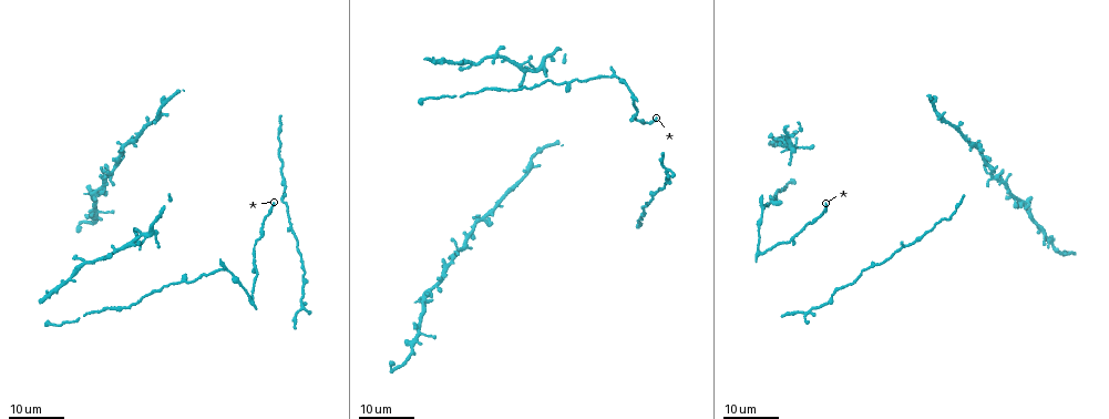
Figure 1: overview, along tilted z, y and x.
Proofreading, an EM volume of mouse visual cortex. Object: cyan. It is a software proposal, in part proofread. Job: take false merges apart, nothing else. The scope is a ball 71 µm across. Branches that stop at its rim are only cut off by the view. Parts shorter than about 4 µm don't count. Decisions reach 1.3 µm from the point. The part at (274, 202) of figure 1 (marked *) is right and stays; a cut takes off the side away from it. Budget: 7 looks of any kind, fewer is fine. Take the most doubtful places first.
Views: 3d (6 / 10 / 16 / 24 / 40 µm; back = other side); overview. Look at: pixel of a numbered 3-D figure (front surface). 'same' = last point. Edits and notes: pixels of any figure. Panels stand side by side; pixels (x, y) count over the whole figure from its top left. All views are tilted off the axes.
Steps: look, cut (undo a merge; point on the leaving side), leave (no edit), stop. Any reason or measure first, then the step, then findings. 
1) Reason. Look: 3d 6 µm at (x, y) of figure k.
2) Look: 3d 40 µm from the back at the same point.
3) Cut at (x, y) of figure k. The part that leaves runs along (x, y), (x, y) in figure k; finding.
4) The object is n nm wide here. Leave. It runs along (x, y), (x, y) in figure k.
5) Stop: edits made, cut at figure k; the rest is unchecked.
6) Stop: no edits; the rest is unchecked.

Four or more arms meet. Look: 3d 16 µm at (138, 238) of figure 1.

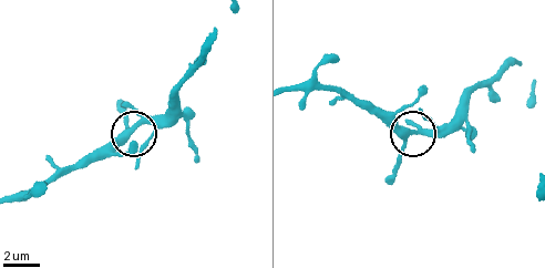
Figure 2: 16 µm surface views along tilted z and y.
Look: 3d 6 µm at (412, 131) of figure 2.

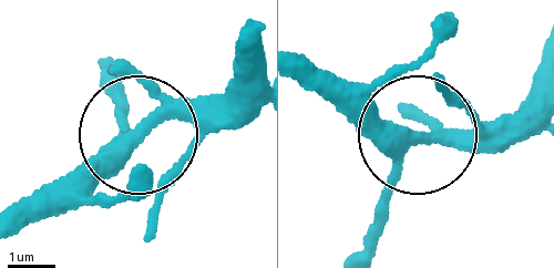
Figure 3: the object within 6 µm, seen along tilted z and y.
The side arm is 10 µm long; 4 arms meet here. Leave. Continuous, no second neuron.

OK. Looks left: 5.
Thin arm on a thick one. Look: 3d 16 µm at (423, 298) of figure 1.

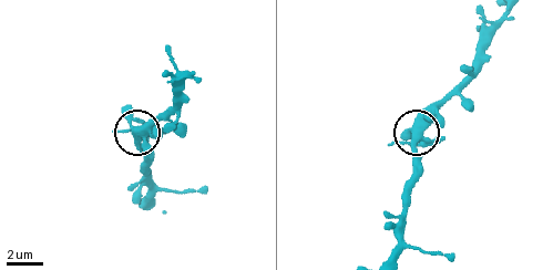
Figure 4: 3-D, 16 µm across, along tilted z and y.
Look: 3d 10 µm at (415, 138) of figure 4.

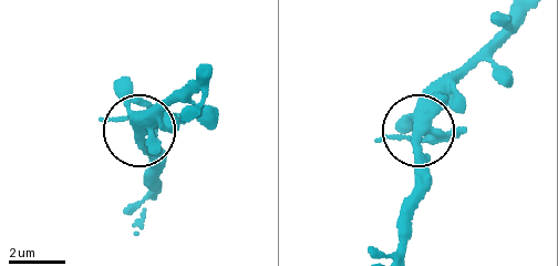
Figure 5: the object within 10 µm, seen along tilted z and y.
Leave. It runs along (518, 9), (417, 136), (416, 191) in figure 5; continuous, no second neuron.

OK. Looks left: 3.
Look: 3d 24 µm at (159, 112) of figure 1.

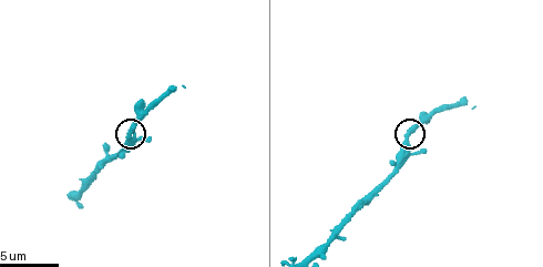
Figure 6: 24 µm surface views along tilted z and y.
Look: 3d 10 µm at (406, 136) of figure 6.

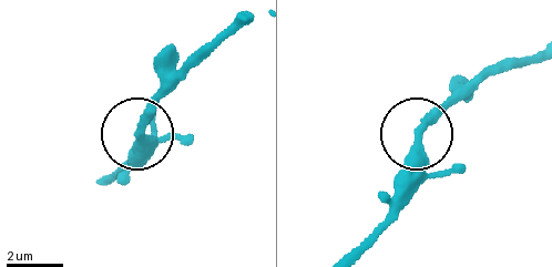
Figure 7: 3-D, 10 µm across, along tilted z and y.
Leave. Continuous, no second neuron.

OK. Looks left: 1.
Stop: no edits; the rest is unchecked.

